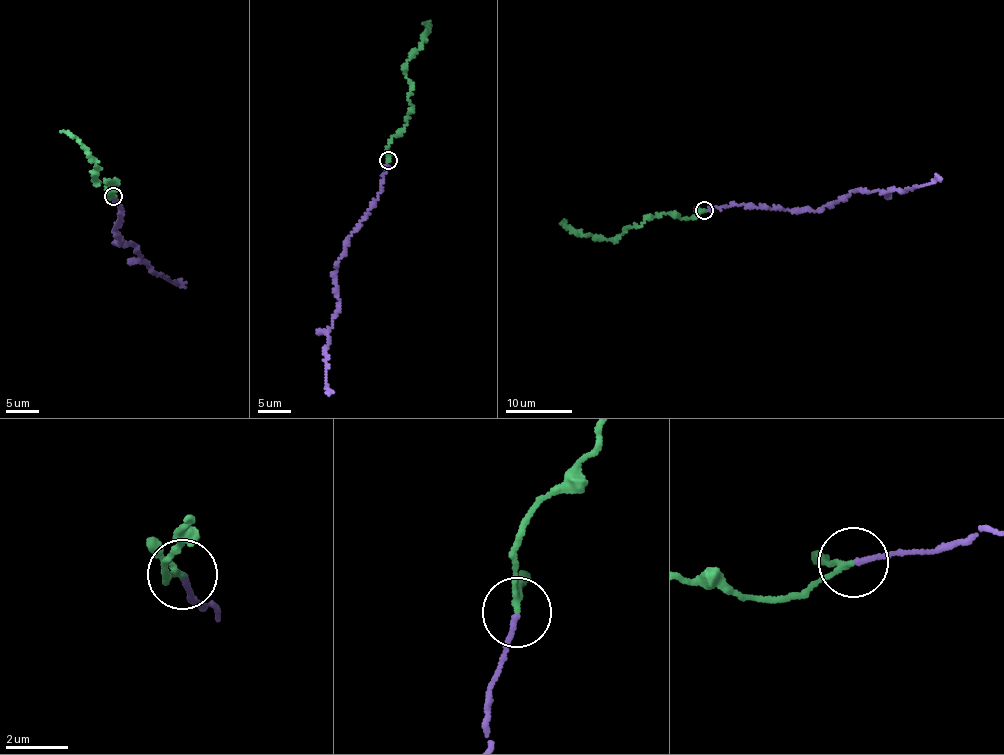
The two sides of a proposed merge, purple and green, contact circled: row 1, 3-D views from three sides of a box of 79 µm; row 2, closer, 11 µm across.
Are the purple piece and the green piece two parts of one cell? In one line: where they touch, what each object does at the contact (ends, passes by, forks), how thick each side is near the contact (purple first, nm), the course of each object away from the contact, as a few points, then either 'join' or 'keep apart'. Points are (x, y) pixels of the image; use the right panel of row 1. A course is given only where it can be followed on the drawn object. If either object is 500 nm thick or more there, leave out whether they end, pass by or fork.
place (704, 210); purple ends; green passes by; calibres 160 and 150 nm; course purple (705, 210), (735, 203), (818, 211), (859, 189), (885, 192), (895, 189), (903, 192), (941, 178); course green (705, 210), (687, 217), (656, 214), (637, 227), (625, 228), (622, 234), (612, 239), (578, 235), (565, 221); join

